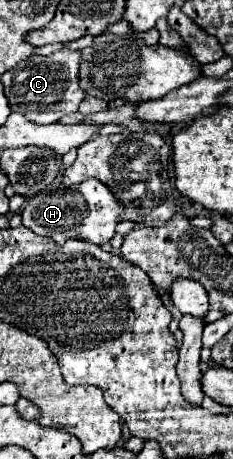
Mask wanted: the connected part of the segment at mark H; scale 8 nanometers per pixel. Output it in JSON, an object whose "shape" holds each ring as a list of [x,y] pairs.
{"shape":[[[85,180],[81,184],[65,186],[63,182],[55,186],[55,190],[41,192],[29,200],[25,210],[21,212],[23,216],[23,226],[33,230],[39,236],[51,236],[57,244],[65,244],[69,238],[77,240],[87,240],[93,244],[105,244],[111,242],[115,236],[115,228],[121,222],[121,202],[101,184],[99,180]]]}

